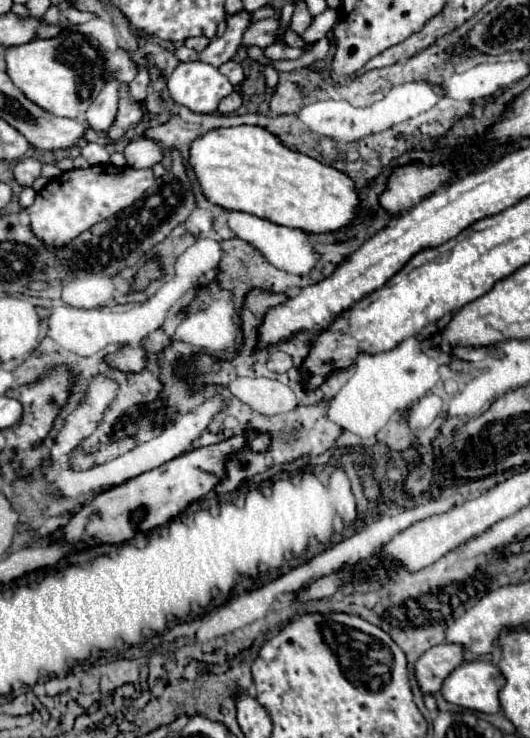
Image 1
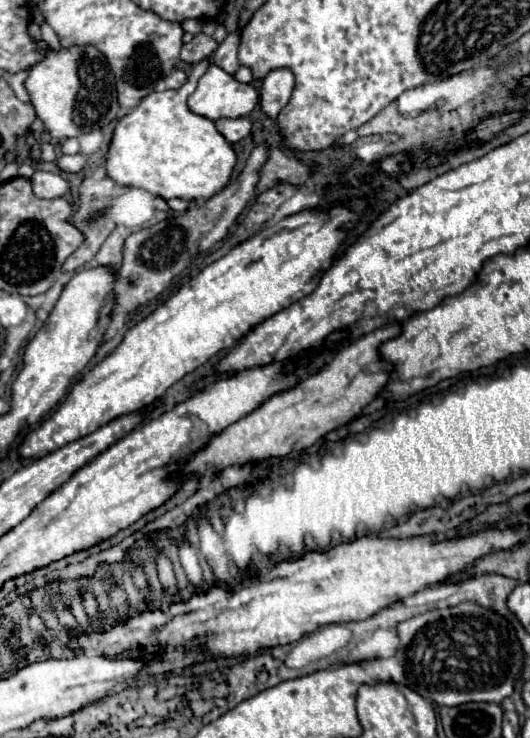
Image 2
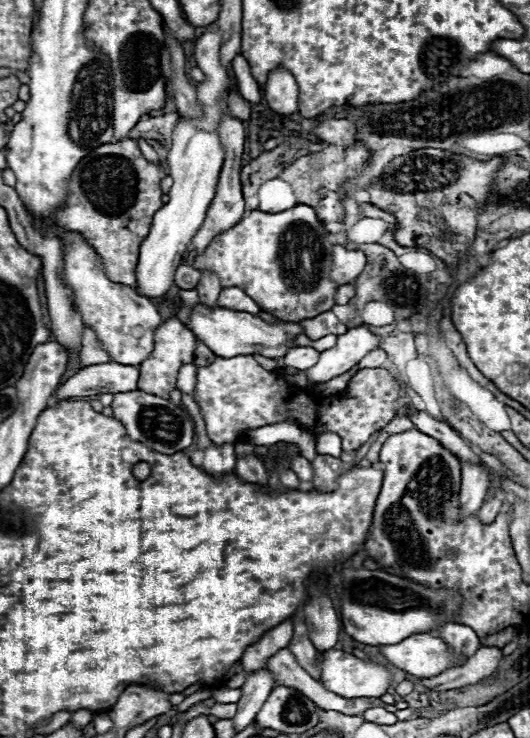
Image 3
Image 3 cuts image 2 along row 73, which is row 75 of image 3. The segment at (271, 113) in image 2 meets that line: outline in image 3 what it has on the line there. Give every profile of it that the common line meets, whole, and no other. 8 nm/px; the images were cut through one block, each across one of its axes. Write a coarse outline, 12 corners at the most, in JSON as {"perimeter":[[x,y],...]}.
{"perimeter":[[286,70],[270,72],[264,98],[286,118],[298,112],[298,86]]}

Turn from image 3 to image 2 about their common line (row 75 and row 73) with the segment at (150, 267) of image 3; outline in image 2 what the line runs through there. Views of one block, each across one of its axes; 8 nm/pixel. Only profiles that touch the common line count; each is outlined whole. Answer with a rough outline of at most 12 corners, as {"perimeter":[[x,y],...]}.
{"perimeter":[[210,64],[188,98],[210,120],[248,116],[250,84]]}

